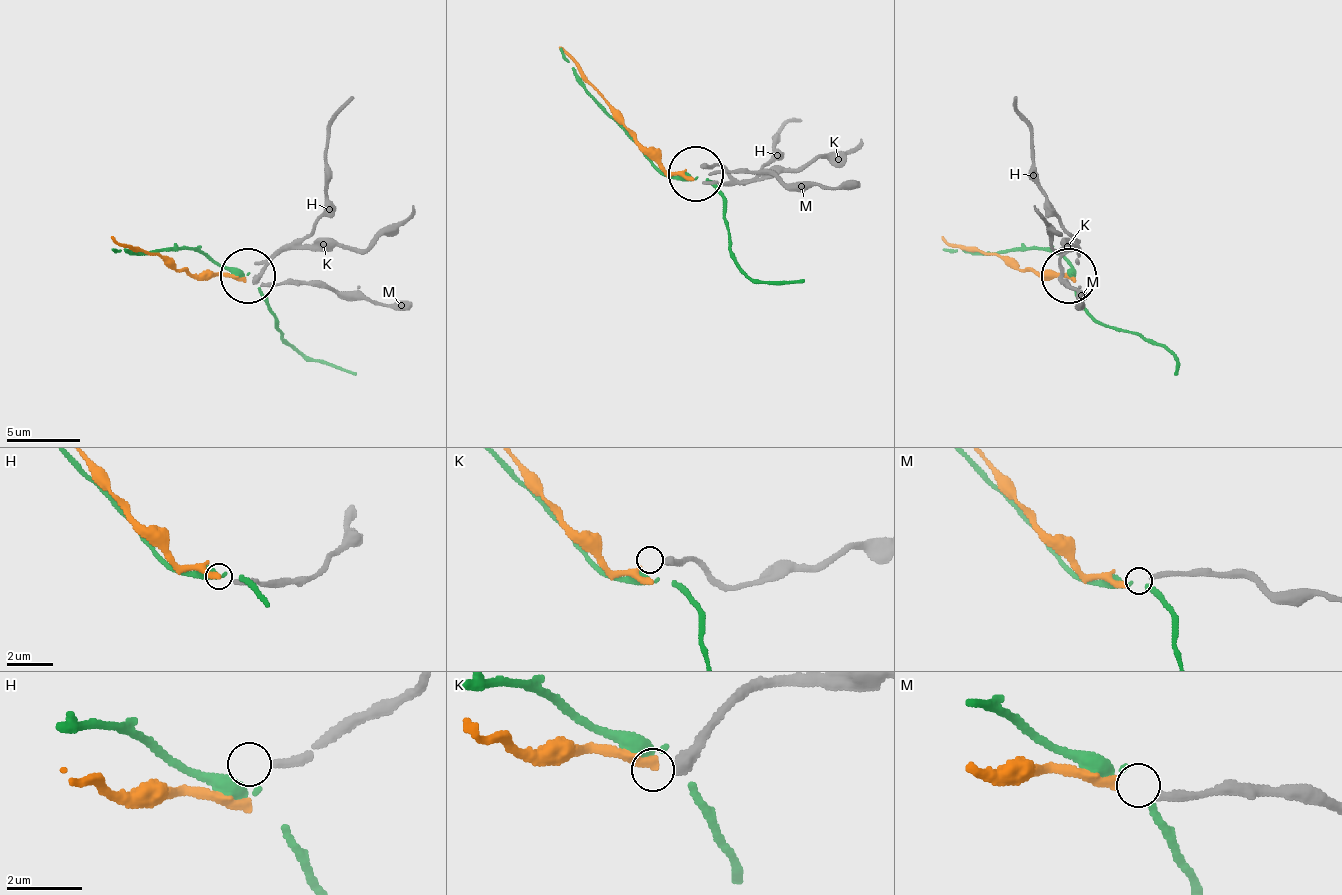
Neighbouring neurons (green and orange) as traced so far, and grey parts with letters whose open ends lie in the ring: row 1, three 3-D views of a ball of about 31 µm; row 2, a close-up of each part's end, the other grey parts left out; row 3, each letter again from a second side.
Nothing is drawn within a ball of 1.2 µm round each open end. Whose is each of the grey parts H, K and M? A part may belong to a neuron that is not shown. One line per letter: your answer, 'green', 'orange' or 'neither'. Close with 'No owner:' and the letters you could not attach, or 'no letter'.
H: neither
K: neither
M: orange
No owner: H, K

